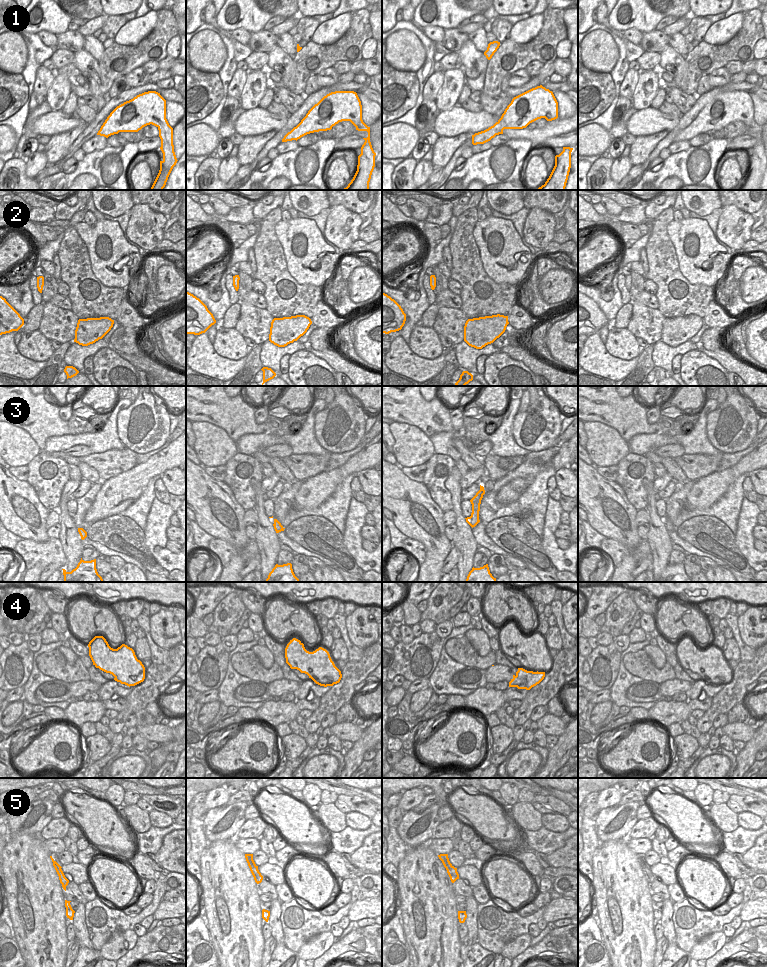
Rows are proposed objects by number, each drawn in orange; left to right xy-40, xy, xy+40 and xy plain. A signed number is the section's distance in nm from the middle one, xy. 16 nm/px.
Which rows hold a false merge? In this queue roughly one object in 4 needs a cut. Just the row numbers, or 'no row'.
4

